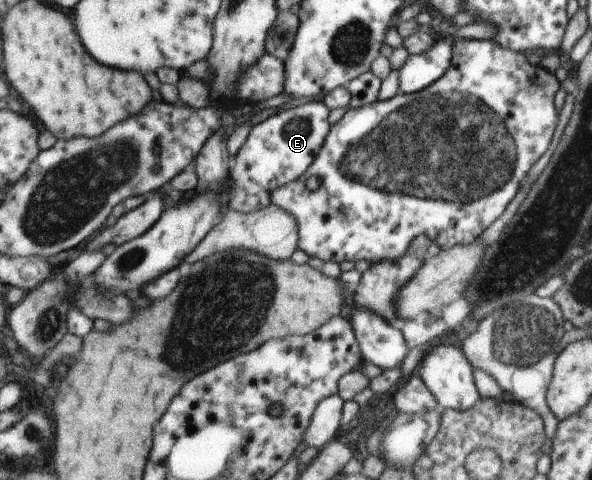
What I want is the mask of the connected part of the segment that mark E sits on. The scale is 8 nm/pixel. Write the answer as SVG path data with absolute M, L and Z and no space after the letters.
M307 101L289 107L255 125L231 164L231 181L234 183L230 210L253 213L271 205L279 187L290 184L305 175L323 143L328 124L327 106L320 101Z

